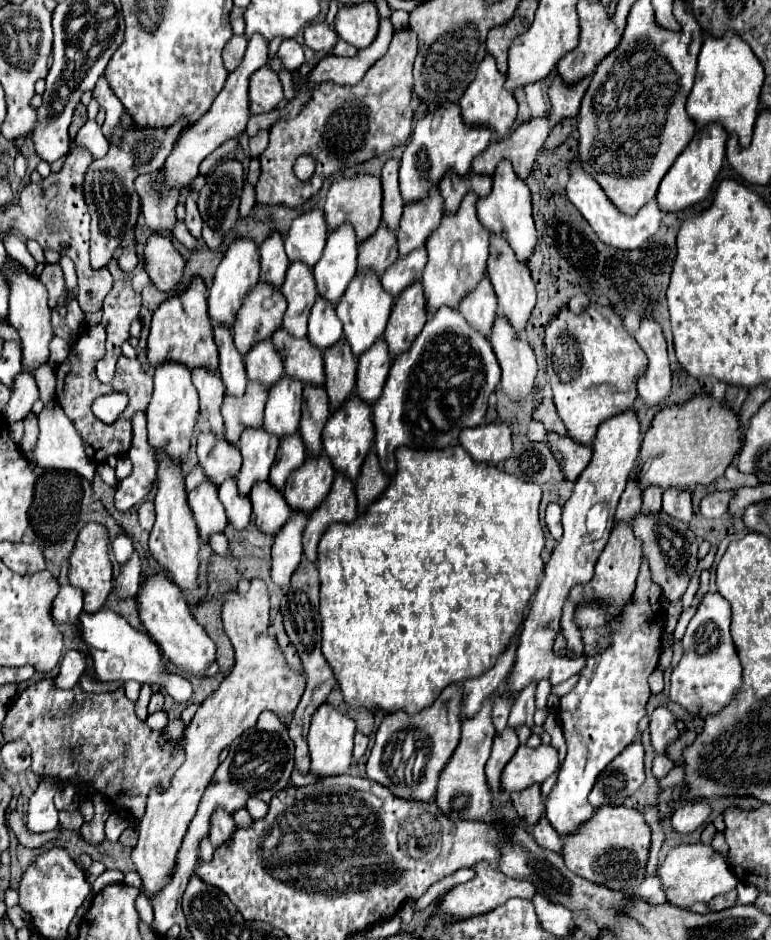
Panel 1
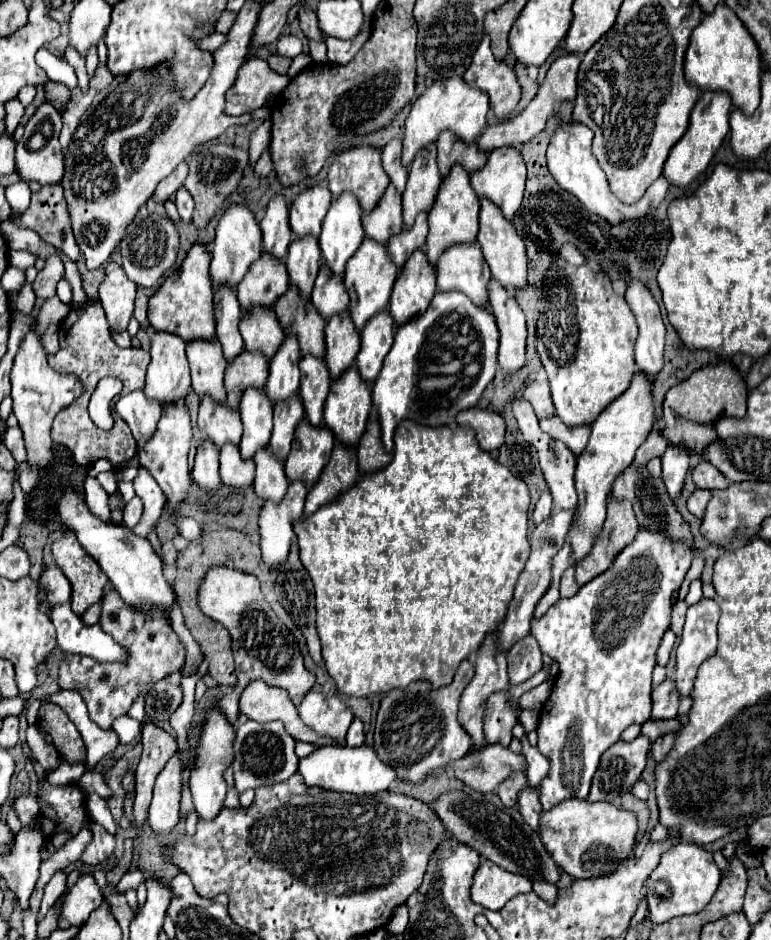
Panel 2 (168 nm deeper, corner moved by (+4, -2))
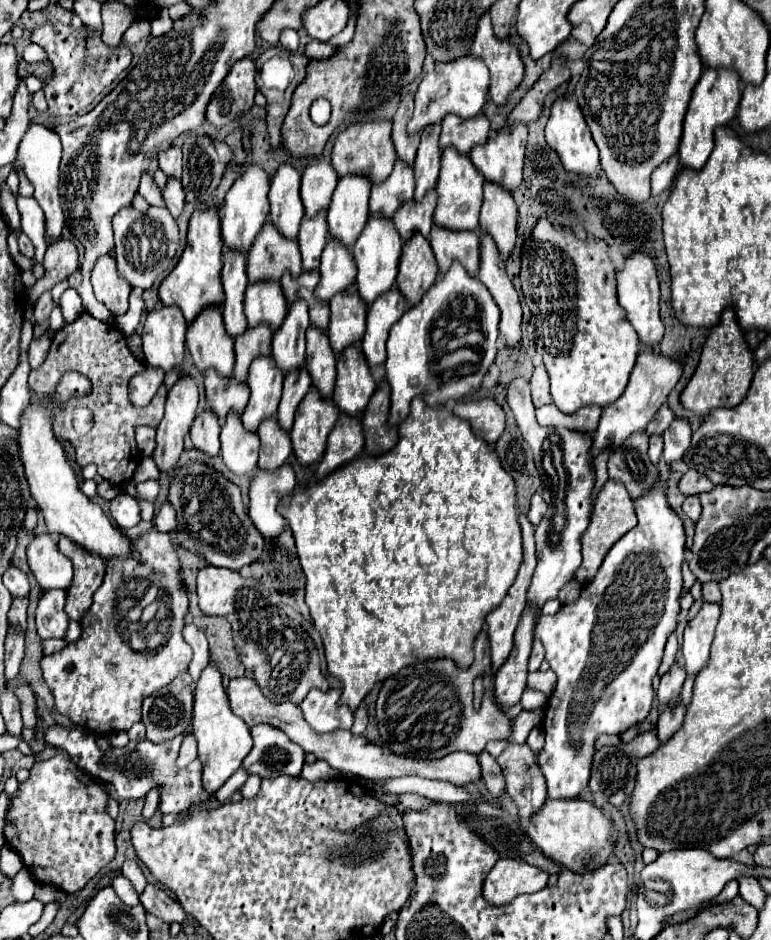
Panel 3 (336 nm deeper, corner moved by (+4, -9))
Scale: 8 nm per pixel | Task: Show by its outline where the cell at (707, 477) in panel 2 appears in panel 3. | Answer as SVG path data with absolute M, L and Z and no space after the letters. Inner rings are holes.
M689 469L679 481L679 491L683 495L699 495L699 493L711 491L711 489L713 489L713 483L705 475L697 473L695 469Z

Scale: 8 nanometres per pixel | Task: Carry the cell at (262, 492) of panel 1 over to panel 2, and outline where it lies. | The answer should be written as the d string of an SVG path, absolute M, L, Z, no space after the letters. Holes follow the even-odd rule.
M261 450L253 456L255 462L255 494L259 496L261 502L279 502L283 500L289 480L283 472L283 464L279 460L275 460L269 450Z

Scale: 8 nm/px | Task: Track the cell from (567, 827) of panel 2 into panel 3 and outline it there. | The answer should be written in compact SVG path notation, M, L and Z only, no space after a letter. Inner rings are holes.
M547 799L545 805L527 821L527 835L543 851L545 857L549 857L561 867L571 869L573 873L583 873L601 867L611 857L613 853L613 845L609 843L611 827L613 823L603 815L603 811L589 801Z

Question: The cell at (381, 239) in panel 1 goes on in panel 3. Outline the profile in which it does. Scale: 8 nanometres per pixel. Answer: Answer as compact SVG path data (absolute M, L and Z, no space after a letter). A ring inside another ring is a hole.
M399 159L395 161L395 167L391 175L383 181L371 187L371 199L369 199L369 209L371 213L385 213L391 217L399 205L411 201L415 189L415 179L413 179L413 165L403 167Z

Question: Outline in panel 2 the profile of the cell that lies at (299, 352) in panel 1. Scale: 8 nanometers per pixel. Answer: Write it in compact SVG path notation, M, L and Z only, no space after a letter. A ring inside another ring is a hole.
M289 288L275 304L275 314L279 324L285 328L285 336L297 336L299 340L299 356L315 356L315 358L323 358L325 354L325 320L315 312L311 302L303 302L297 294L295 288Z

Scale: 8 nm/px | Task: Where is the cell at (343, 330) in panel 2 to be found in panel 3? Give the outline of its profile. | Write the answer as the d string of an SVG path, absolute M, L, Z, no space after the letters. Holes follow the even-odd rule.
M355 289L343 291L343 295L335 295L331 299L331 321L329 321L329 339L331 347L341 353L345 347L361 341L365 333L365 319L367 319L367 303L359 299Z

